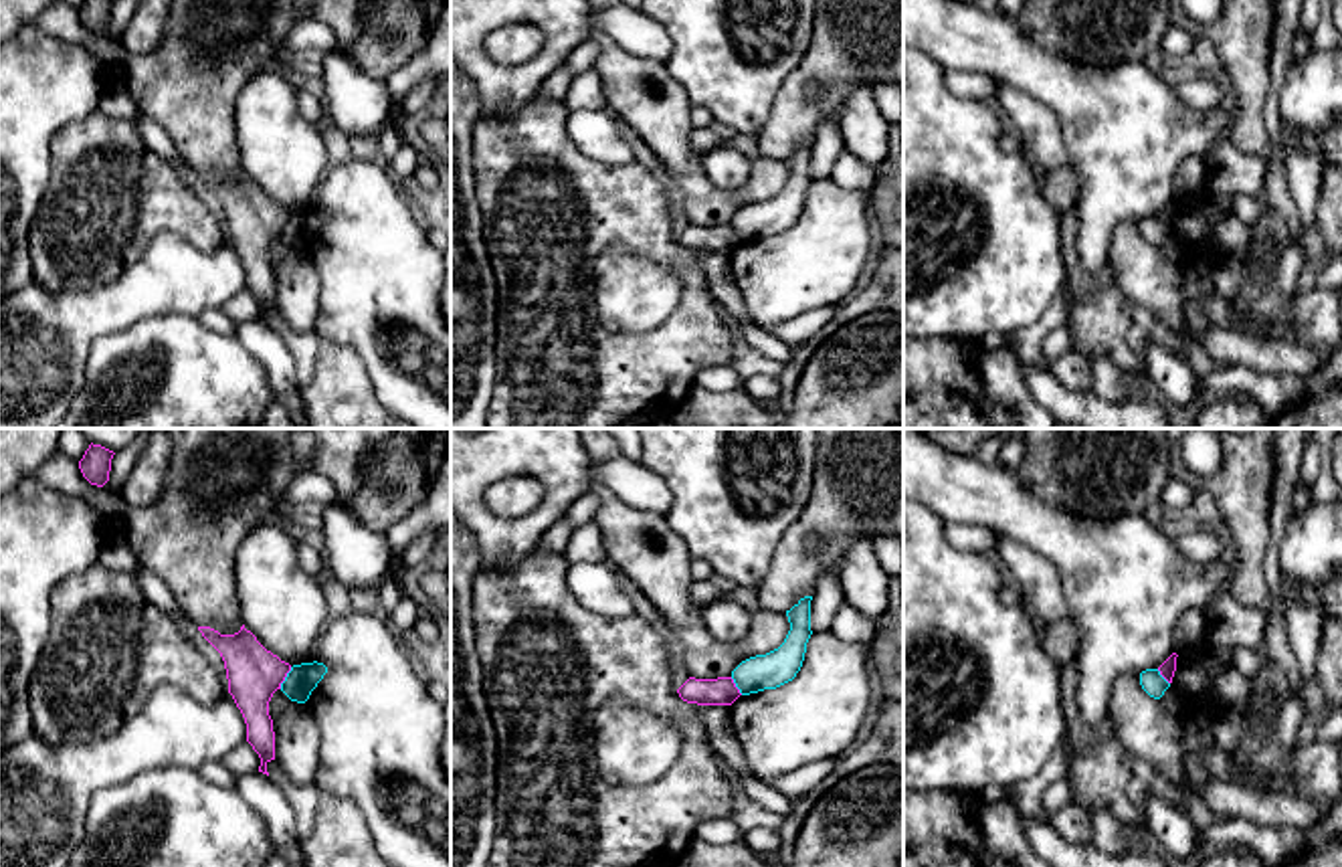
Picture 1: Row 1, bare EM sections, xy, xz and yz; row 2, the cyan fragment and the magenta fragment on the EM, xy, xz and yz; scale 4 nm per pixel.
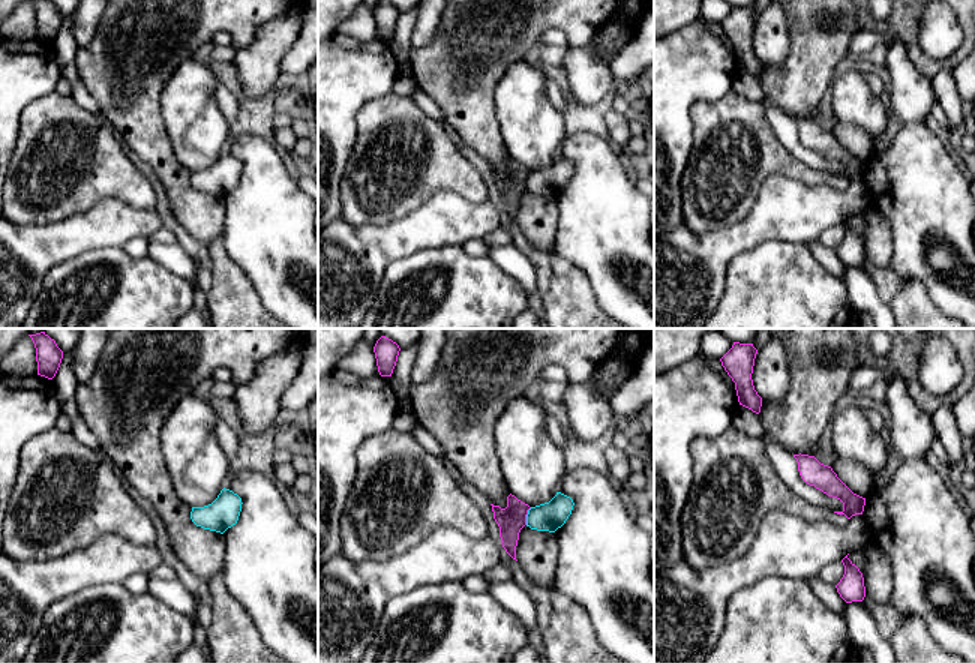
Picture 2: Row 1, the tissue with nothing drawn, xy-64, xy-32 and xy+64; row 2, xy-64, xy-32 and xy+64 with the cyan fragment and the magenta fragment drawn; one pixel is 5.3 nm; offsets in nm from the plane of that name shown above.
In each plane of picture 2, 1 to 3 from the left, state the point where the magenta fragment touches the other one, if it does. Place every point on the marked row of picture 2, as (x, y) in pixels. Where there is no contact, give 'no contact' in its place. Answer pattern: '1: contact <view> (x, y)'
1: no contact
2: contact xy-32 (527, 516)
3: no contact

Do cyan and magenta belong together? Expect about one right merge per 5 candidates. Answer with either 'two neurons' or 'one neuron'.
two neurons

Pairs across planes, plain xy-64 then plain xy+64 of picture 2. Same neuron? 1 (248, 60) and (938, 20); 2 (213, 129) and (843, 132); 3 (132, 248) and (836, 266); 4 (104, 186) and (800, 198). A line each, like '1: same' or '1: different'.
1: same
2: different
3: same
4: different

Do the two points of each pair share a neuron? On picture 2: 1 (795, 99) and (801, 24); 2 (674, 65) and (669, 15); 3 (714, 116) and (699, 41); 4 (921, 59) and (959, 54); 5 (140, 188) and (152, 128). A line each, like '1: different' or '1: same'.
1: same
2: different
3: different
4: same
5: different

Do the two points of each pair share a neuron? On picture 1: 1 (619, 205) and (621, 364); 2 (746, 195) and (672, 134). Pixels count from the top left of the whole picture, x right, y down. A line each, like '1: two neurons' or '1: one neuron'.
1: one neuron
2: one neuron

